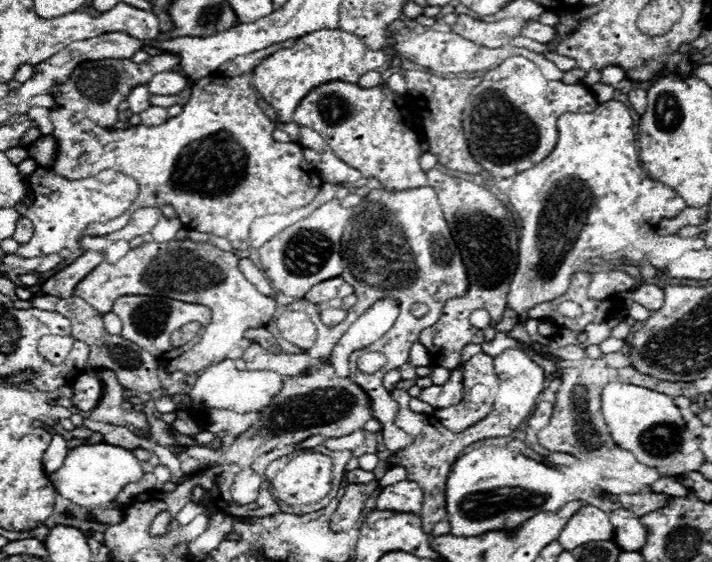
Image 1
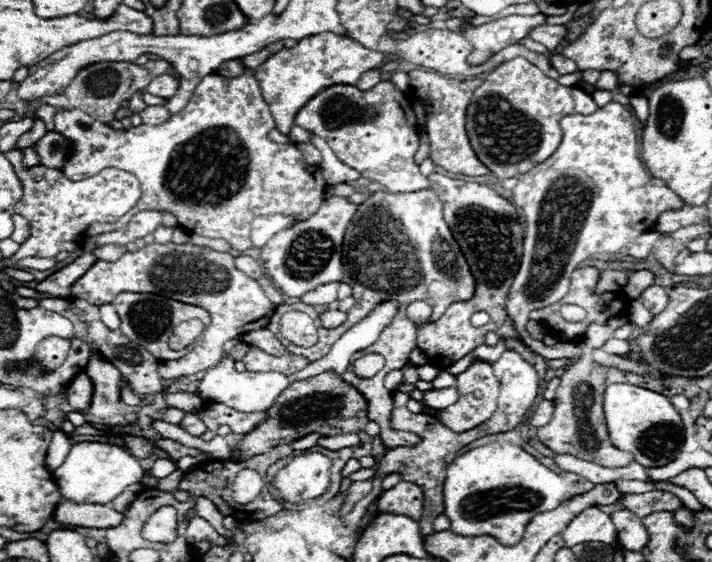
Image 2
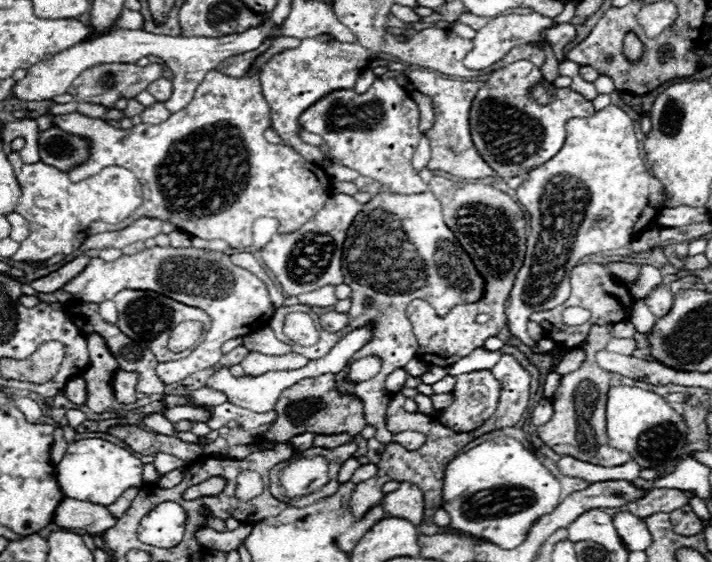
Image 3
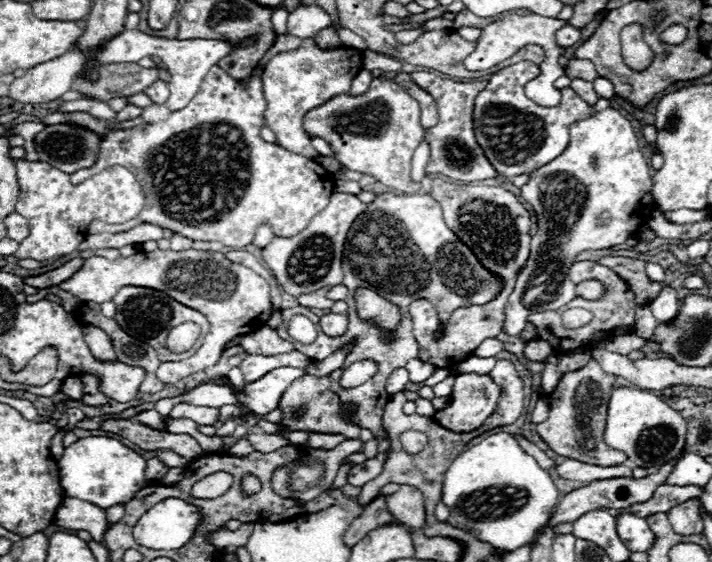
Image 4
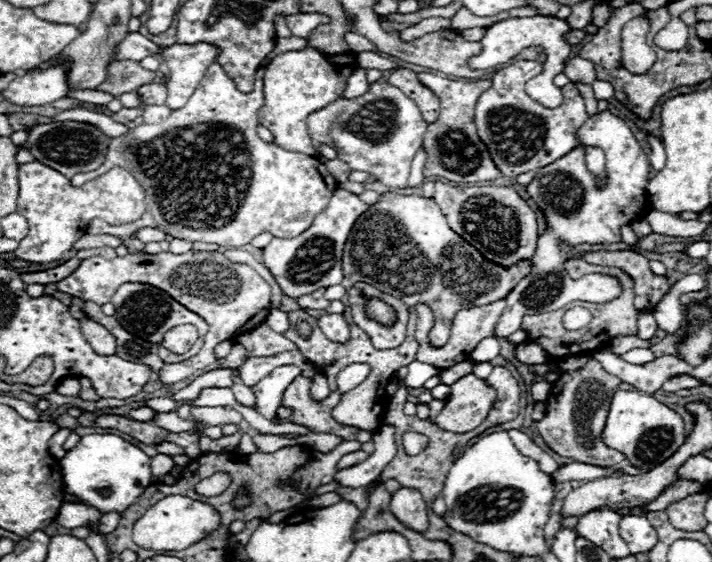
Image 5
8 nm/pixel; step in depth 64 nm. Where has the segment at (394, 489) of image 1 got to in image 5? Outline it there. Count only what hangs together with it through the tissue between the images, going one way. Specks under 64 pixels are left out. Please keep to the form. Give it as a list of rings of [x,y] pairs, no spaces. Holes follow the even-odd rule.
[[[414,488],[396,490],[390,498],[390,510],[400,522],[404,522],[404,526],[416,532],[424,532],[428,528],[426,502],[422,500],[422,494]]]

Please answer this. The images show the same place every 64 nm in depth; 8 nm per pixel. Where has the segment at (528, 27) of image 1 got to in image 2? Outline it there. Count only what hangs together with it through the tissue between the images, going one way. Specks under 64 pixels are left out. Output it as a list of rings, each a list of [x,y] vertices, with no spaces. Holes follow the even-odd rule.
[[[542,24],[542,26],[532,28],[530,34],[528,34],[528,38],[532,38],[532,40],[544,44],[548,50],[556,52],[558,46],[560,46],[560,42],[562,42],[562,38],[564,38],[564,34],[566,34],[564,26],[548,26],[548,24]]]

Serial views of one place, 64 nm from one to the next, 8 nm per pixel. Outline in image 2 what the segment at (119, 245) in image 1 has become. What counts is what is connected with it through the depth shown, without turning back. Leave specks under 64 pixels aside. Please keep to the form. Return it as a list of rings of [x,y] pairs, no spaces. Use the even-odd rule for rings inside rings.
[[[102,246],[102,248],[96,248],[92,250],[100,260],[106,260],[106,262],[116,262],[124,252],[126,248],[124,246]]]

